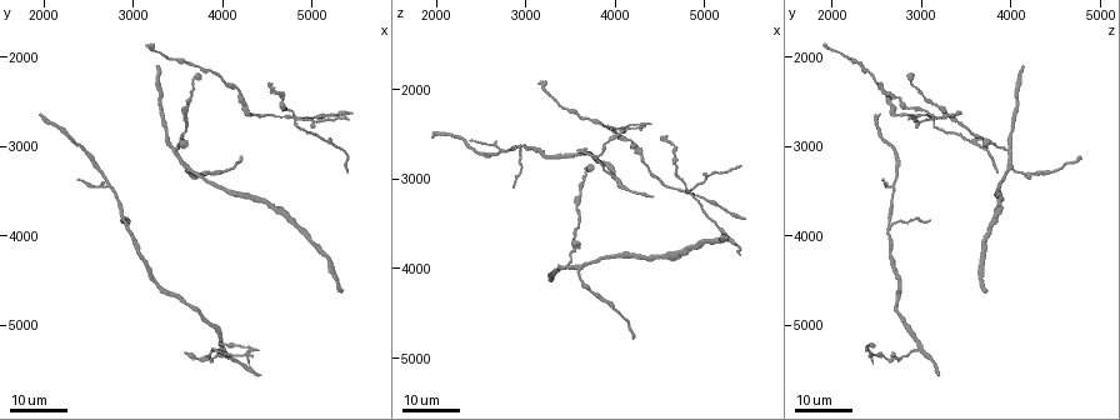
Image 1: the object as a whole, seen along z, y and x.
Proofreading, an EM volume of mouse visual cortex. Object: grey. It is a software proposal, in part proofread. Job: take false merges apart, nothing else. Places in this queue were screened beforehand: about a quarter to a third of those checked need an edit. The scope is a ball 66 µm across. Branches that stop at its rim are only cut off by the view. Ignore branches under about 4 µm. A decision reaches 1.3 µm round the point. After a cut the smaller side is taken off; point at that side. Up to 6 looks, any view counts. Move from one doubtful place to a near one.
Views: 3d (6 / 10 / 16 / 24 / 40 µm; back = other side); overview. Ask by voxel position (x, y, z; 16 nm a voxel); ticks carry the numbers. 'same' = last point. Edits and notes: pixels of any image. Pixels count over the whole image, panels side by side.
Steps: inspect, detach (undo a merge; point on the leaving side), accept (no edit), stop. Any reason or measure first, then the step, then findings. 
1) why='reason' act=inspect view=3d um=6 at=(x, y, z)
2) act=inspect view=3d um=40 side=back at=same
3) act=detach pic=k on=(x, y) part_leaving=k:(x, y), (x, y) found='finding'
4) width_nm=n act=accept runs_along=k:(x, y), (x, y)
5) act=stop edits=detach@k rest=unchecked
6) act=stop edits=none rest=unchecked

act=inspect view=3d um=16 at=(3600, 2550, 3200)

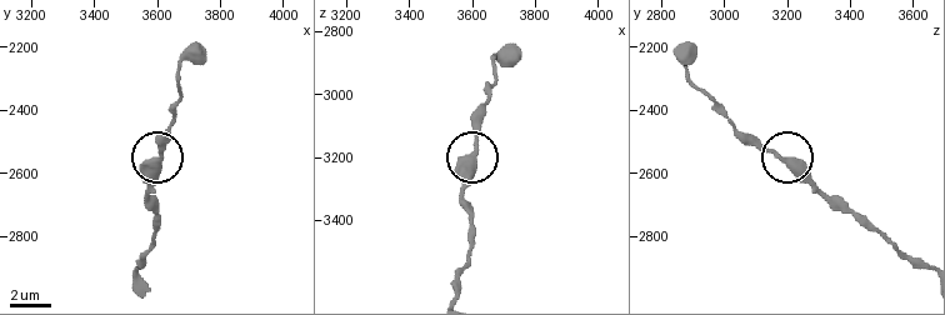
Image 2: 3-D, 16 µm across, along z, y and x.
why='closer look' act=inspect view=3d um=6 at=(3610, 2570, 3200)

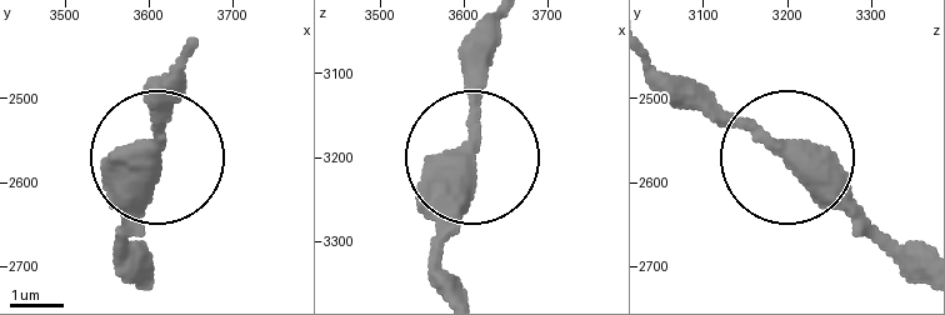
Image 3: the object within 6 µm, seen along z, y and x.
act=accept found='all the same neuron'

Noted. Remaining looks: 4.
why='four-way junction' act=inspect view=3d um=24 at=(4800, 2650, 3100)

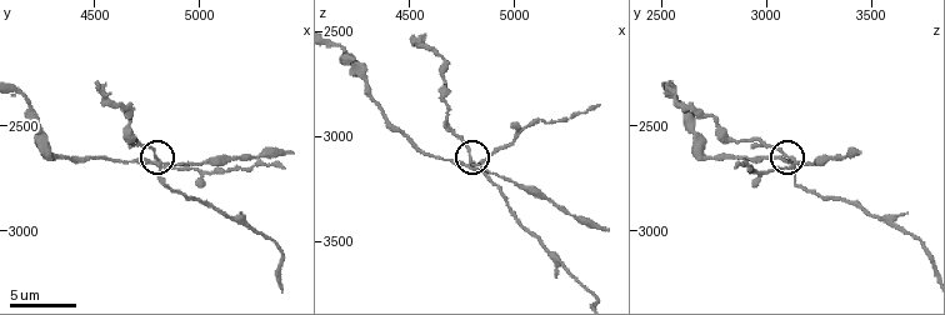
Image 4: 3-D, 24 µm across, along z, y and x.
act=inspect view=3d um=6 at=(4800, 2650, 3120)

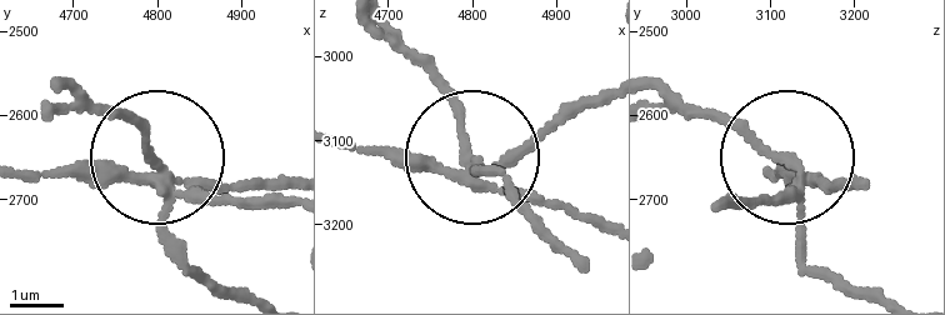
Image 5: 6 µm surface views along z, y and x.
act=inspect view=3d um=6 side=back at=(4795, 2650, 3120)

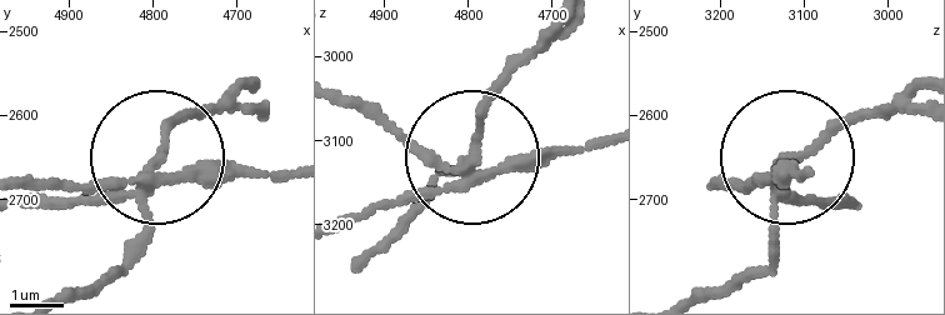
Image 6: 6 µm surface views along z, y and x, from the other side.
act=detach pic=6 on=(165, 134) part_leaving=6:(456, 168), (375, 248) found='a second neuron is stuck on'

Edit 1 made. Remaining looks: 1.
act=stop edits=detach@6 rest=unchecked

